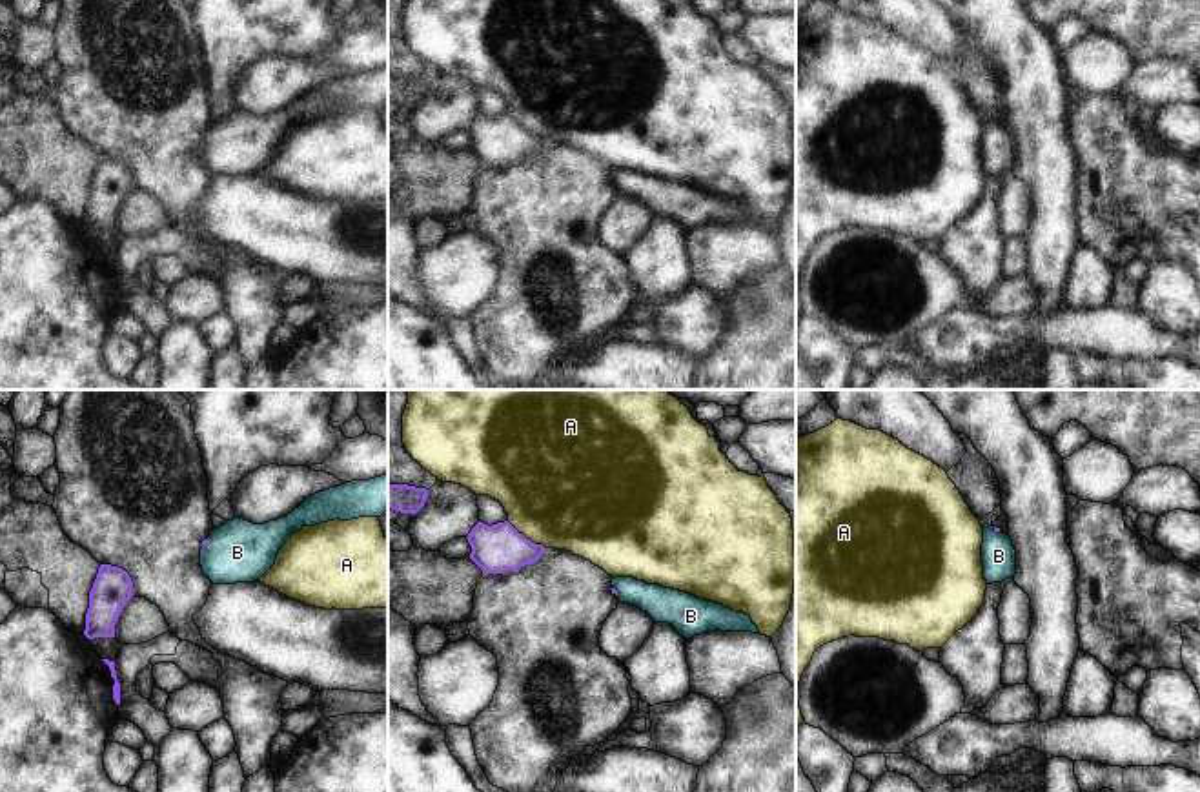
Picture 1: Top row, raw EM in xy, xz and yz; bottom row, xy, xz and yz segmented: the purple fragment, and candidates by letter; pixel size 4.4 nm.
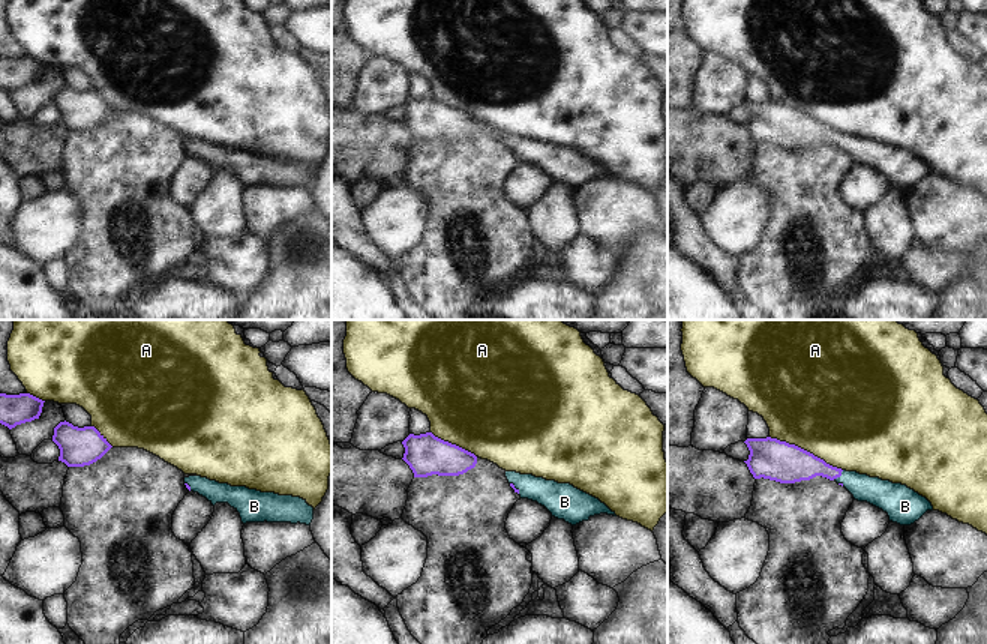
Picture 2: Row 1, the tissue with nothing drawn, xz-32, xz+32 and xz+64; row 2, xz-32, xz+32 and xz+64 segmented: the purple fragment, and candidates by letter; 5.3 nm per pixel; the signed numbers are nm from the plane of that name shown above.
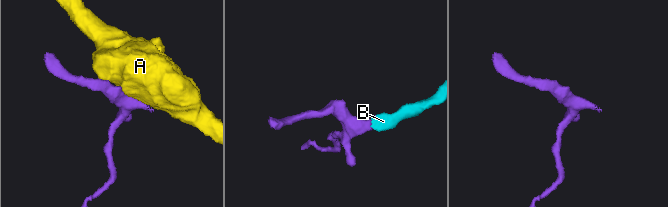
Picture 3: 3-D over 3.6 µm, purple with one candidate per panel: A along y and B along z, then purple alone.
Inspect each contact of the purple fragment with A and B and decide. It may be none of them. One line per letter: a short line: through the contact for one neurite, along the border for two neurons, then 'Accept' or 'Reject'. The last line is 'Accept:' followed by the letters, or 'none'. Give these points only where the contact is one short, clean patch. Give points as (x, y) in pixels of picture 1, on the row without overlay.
A: Reject
B: Line: xy (204, 133), (206, 135), (219, 144), (237, 144). Accept
Accept: B

